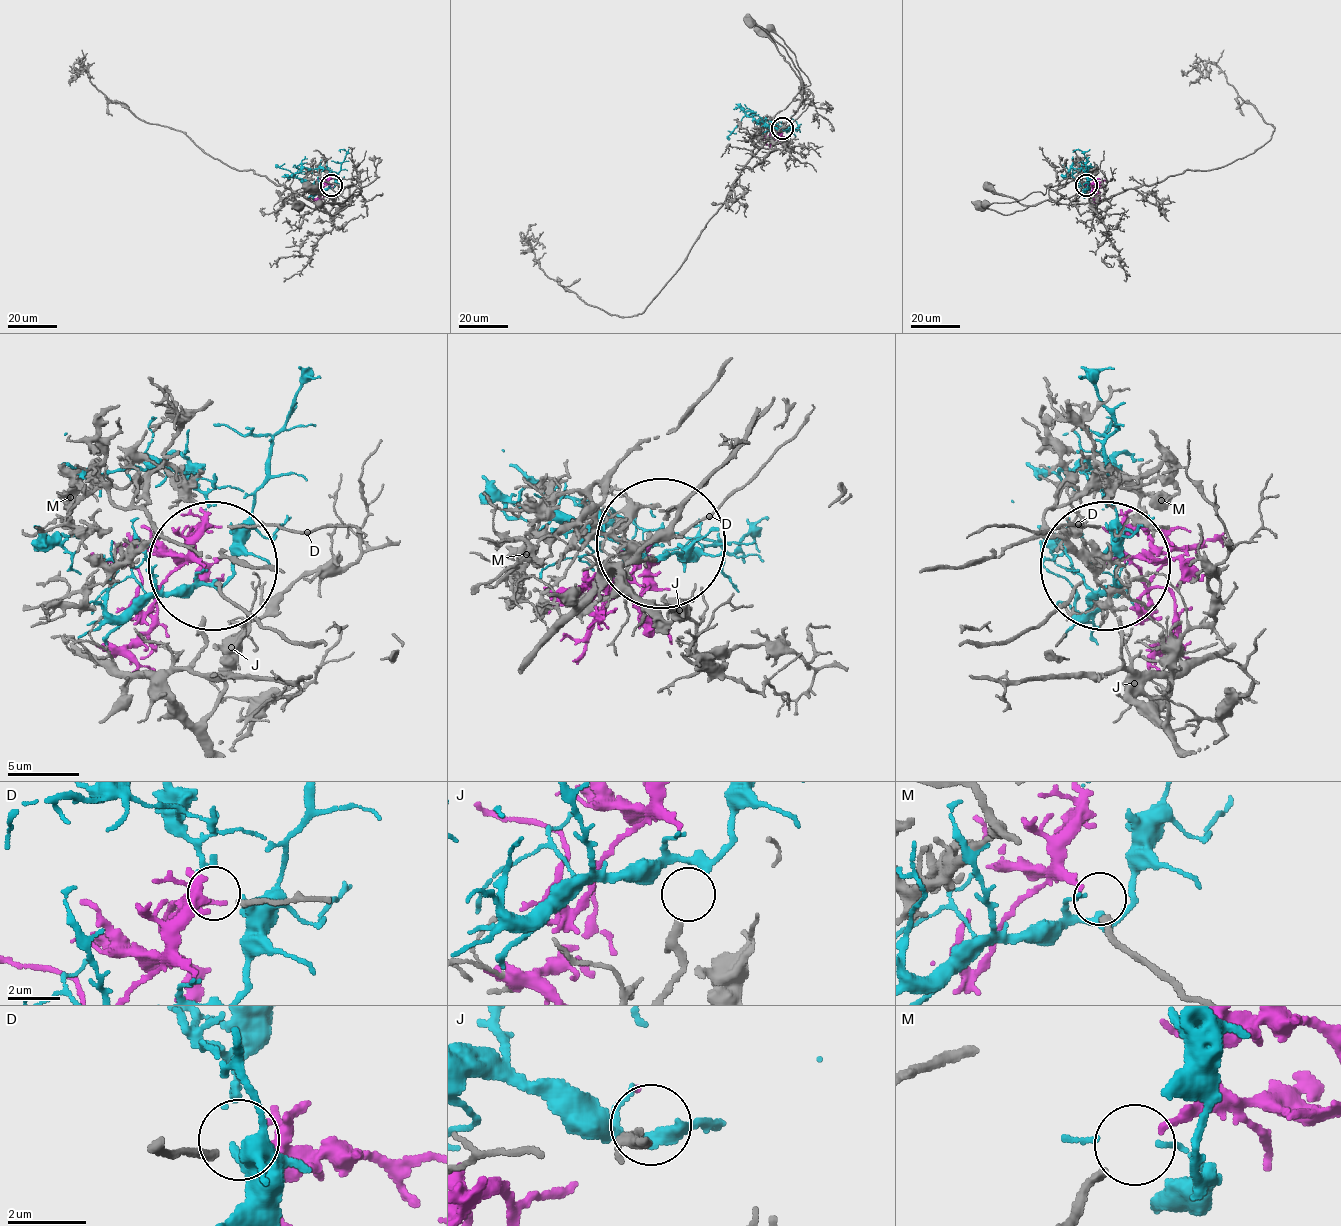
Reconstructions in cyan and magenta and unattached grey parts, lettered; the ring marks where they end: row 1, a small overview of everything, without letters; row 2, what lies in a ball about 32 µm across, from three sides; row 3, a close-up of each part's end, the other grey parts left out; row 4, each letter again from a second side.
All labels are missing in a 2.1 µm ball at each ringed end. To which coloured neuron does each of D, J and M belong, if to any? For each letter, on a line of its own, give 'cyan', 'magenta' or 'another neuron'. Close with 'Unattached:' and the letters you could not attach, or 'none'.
D: another neuron
J: cyan
M: magenta
Unattached: D

